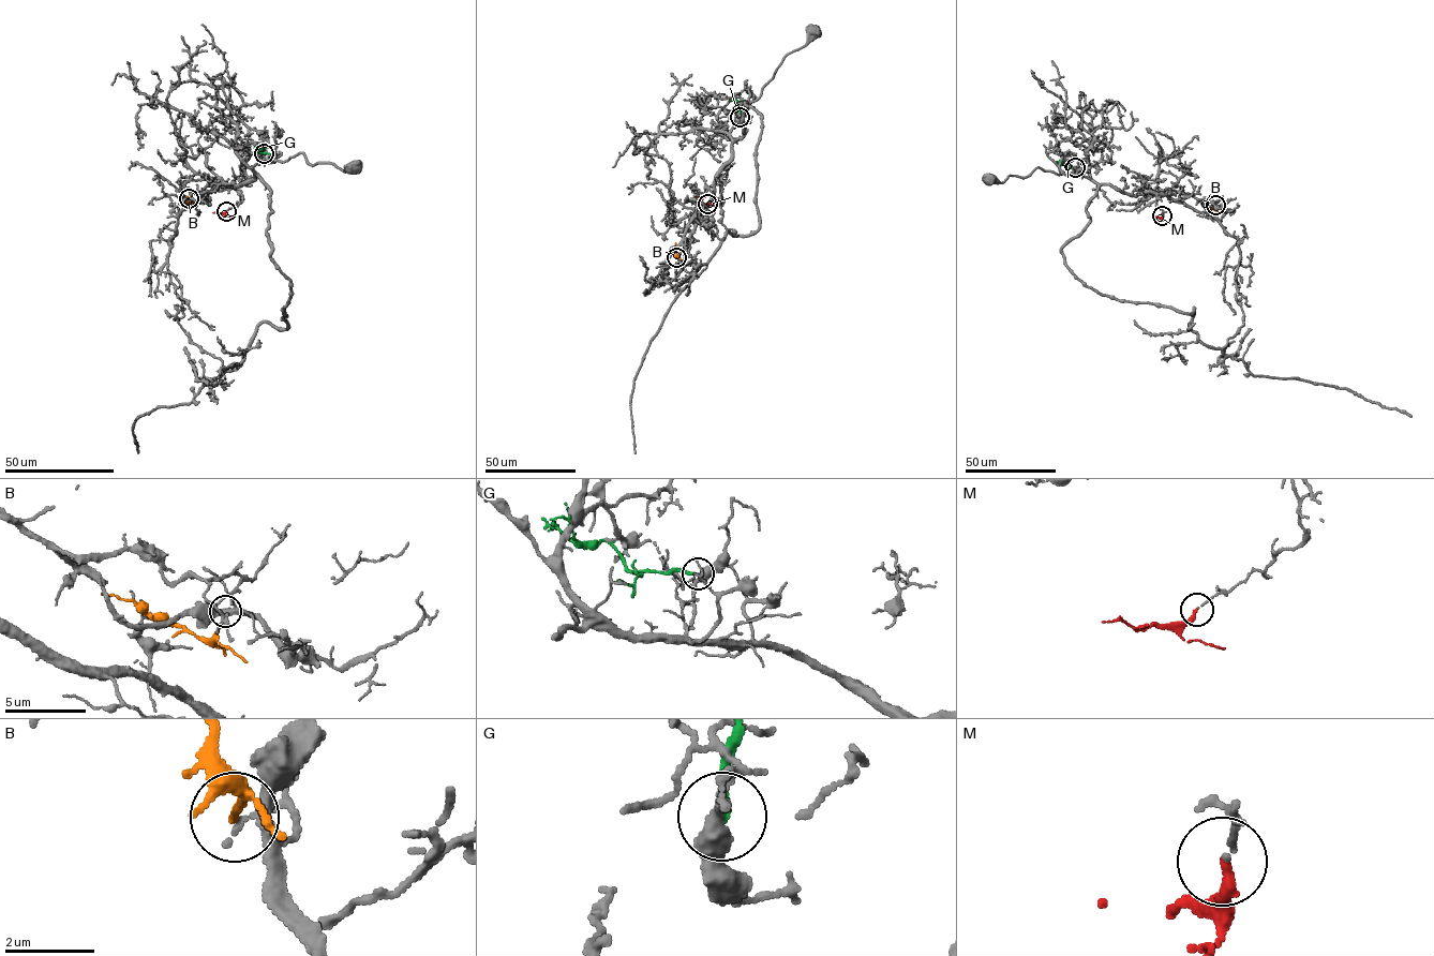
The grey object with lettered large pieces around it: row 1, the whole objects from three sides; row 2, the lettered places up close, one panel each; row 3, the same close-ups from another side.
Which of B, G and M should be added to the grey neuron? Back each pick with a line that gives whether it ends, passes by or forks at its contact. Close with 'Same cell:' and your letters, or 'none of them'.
Same cell: none of them

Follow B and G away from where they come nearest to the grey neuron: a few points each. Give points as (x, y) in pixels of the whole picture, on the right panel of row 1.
B: (1214, 206), (1211, 208), (1201, 203)
G: (1075, 167), (1058, 163)

